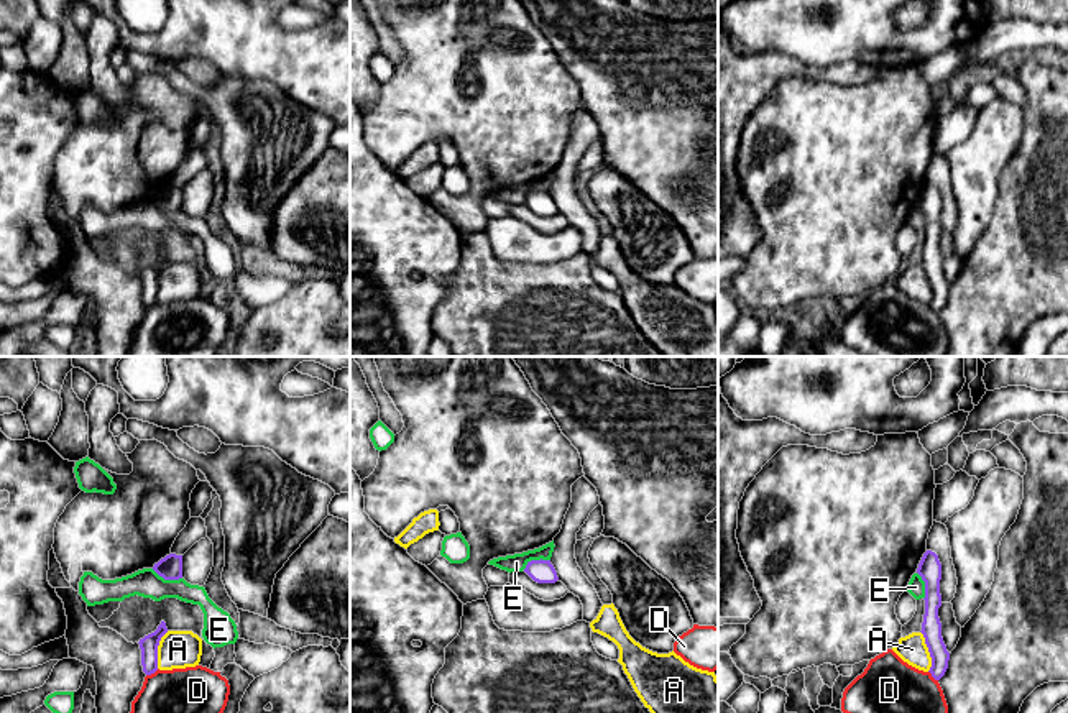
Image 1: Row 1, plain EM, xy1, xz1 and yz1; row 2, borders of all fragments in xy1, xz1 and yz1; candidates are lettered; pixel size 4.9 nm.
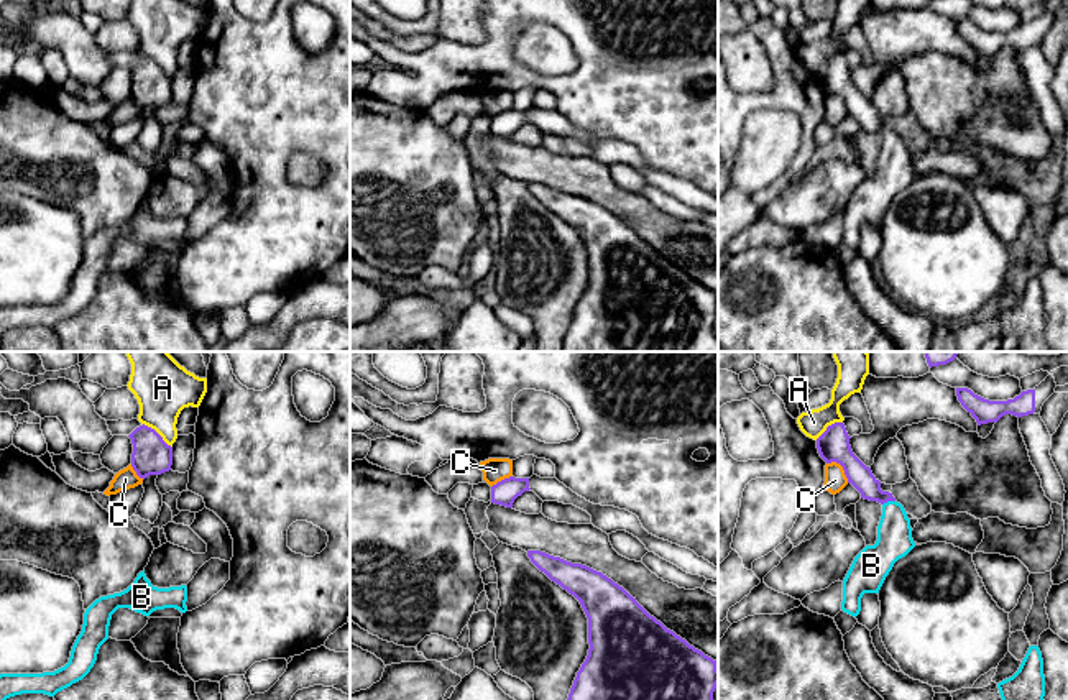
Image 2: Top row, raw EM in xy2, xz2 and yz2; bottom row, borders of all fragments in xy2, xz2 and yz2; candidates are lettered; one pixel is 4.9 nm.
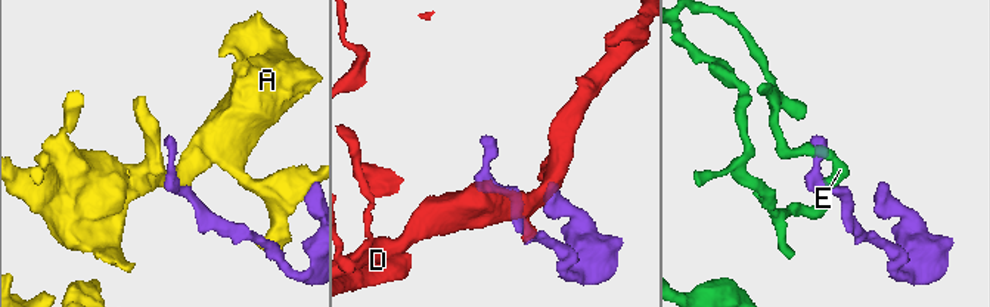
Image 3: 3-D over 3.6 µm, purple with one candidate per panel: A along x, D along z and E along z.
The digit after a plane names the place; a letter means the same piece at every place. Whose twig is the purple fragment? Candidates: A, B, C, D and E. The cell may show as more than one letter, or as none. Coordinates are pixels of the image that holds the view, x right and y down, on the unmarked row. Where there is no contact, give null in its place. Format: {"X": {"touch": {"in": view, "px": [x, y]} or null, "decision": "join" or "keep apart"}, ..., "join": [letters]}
{"A": {"touch": {"in": "yz1", "px": [929, 283]}, "decision": "keep apart"}, "B": {"touch": {"in": "yz2", "px": [888, 132]}, "decision": "join"}, "C": {"touch": {"in": "yz2", "px": [842, 97]}, "decision": "keep apart"}, "D": {"touch": {"in": "xy1", "px": [151, 304]}, "decision": "keep apart"}, "E": {"touch": {"in": "xy1", "px": [166, 211]}, "decision": "keep apart"}, "join": ["B"]}

